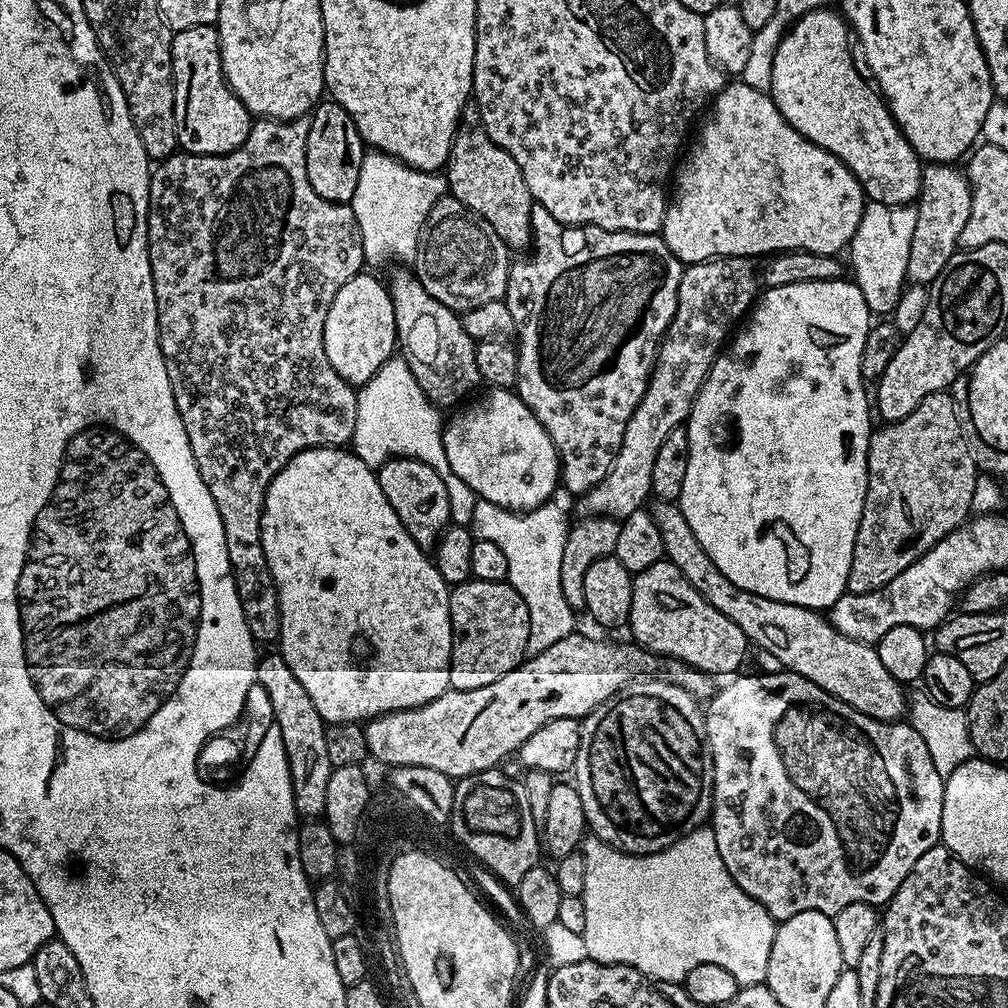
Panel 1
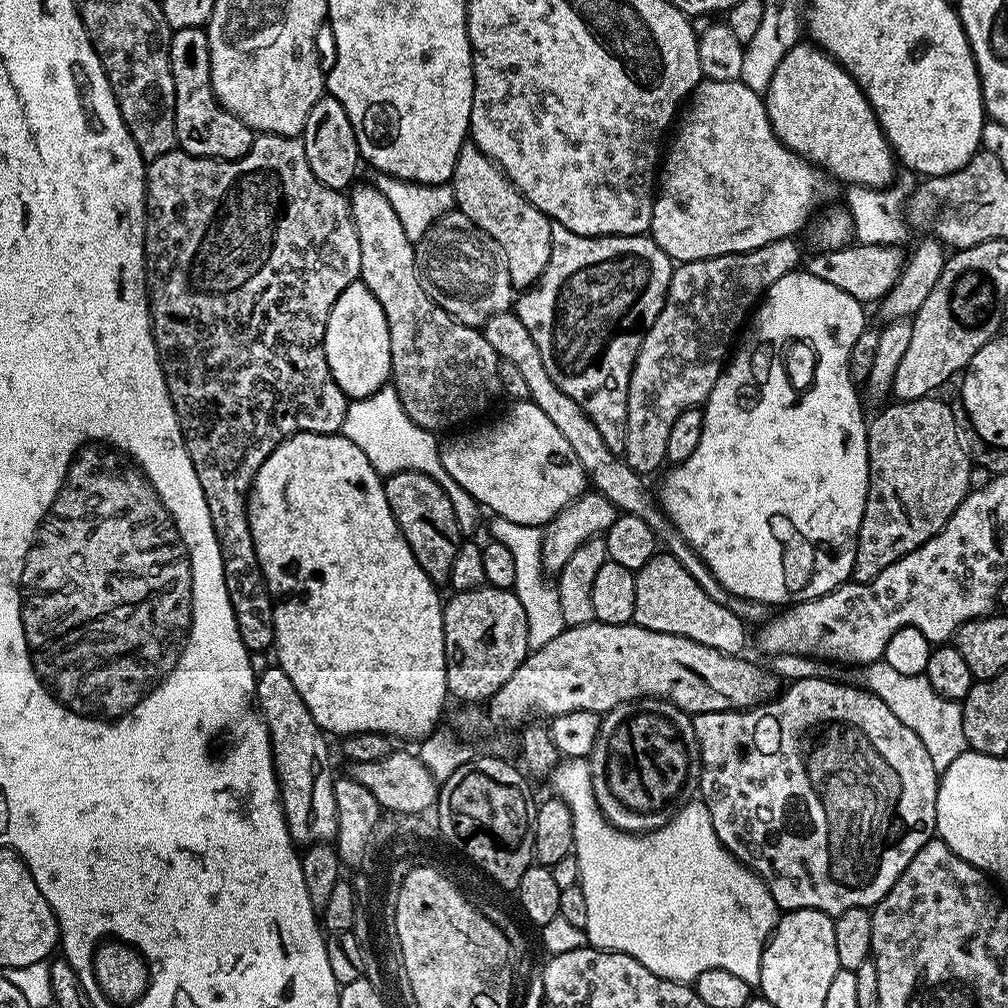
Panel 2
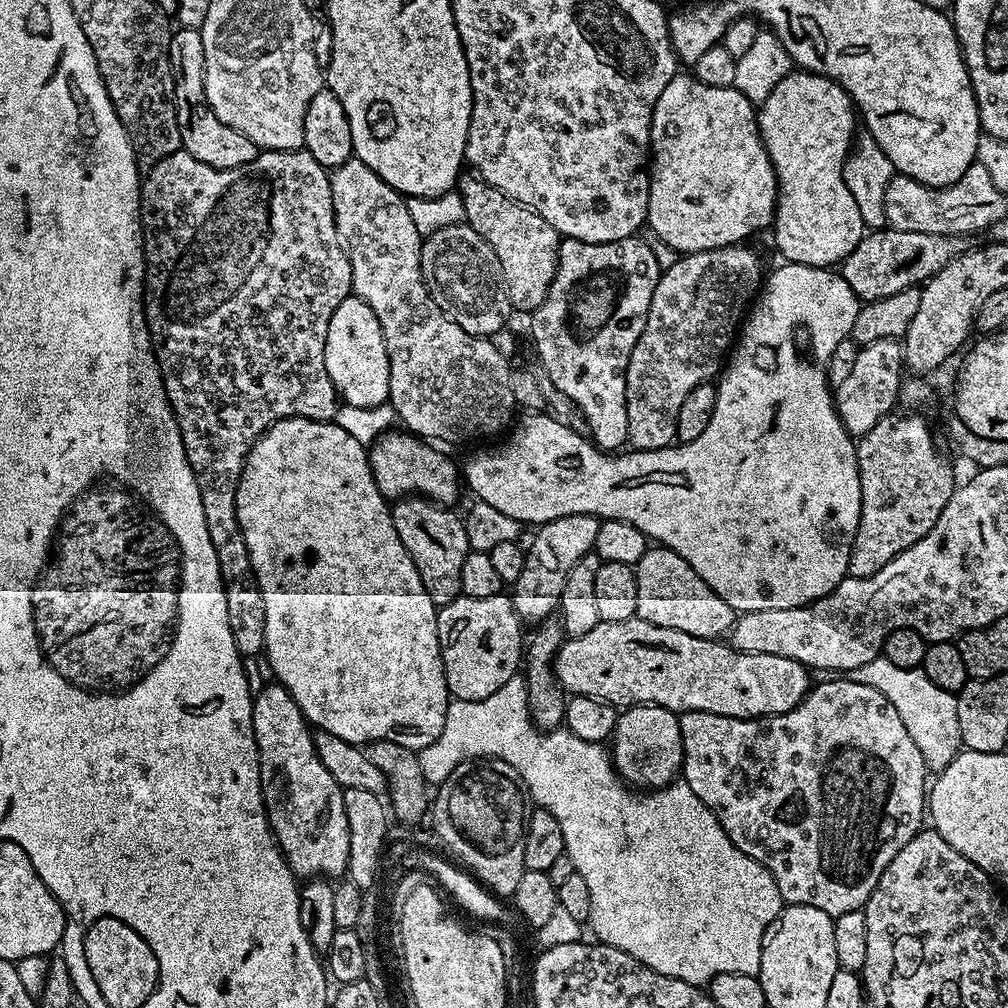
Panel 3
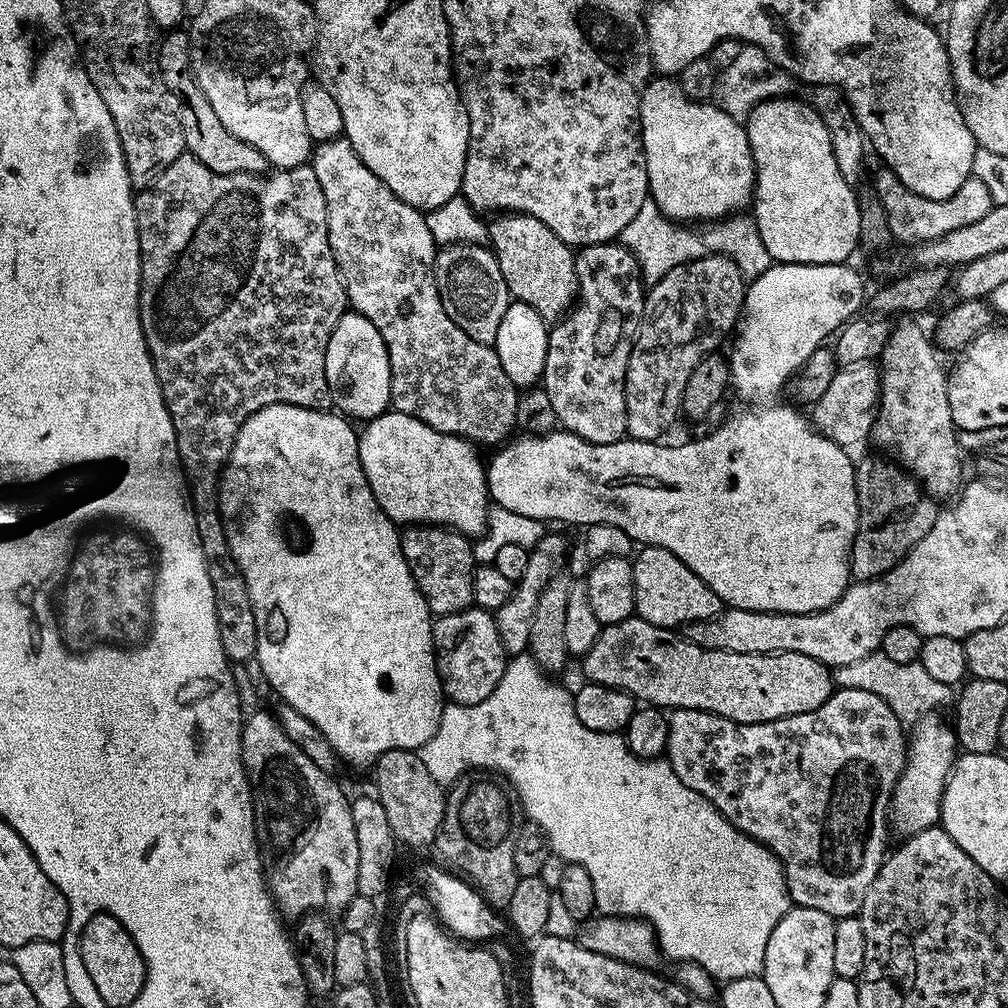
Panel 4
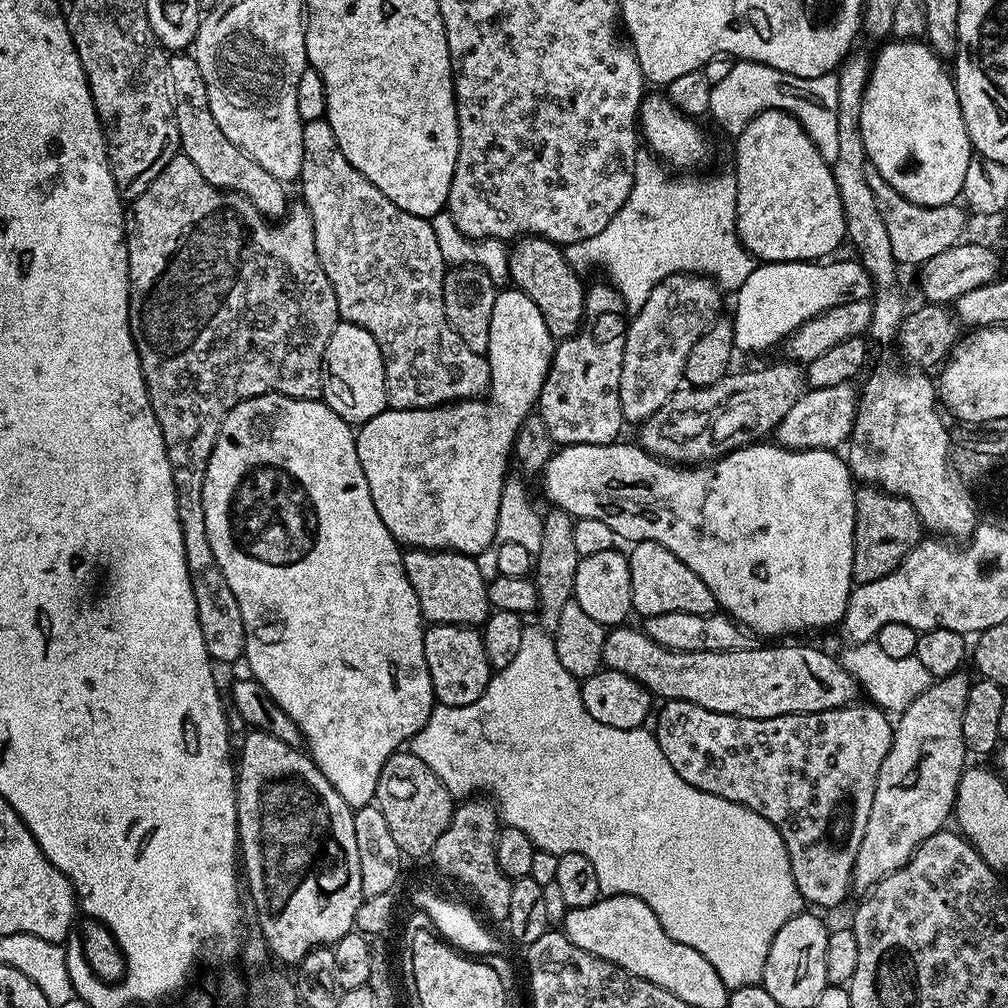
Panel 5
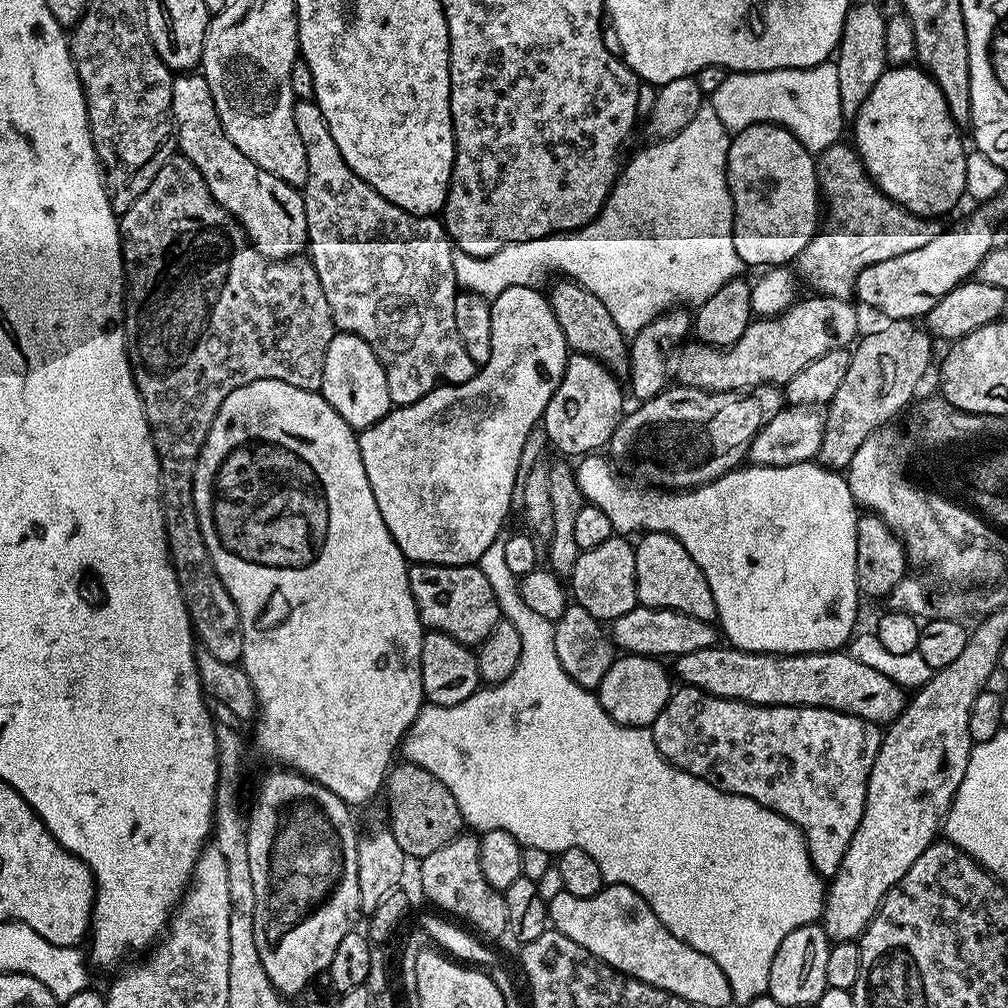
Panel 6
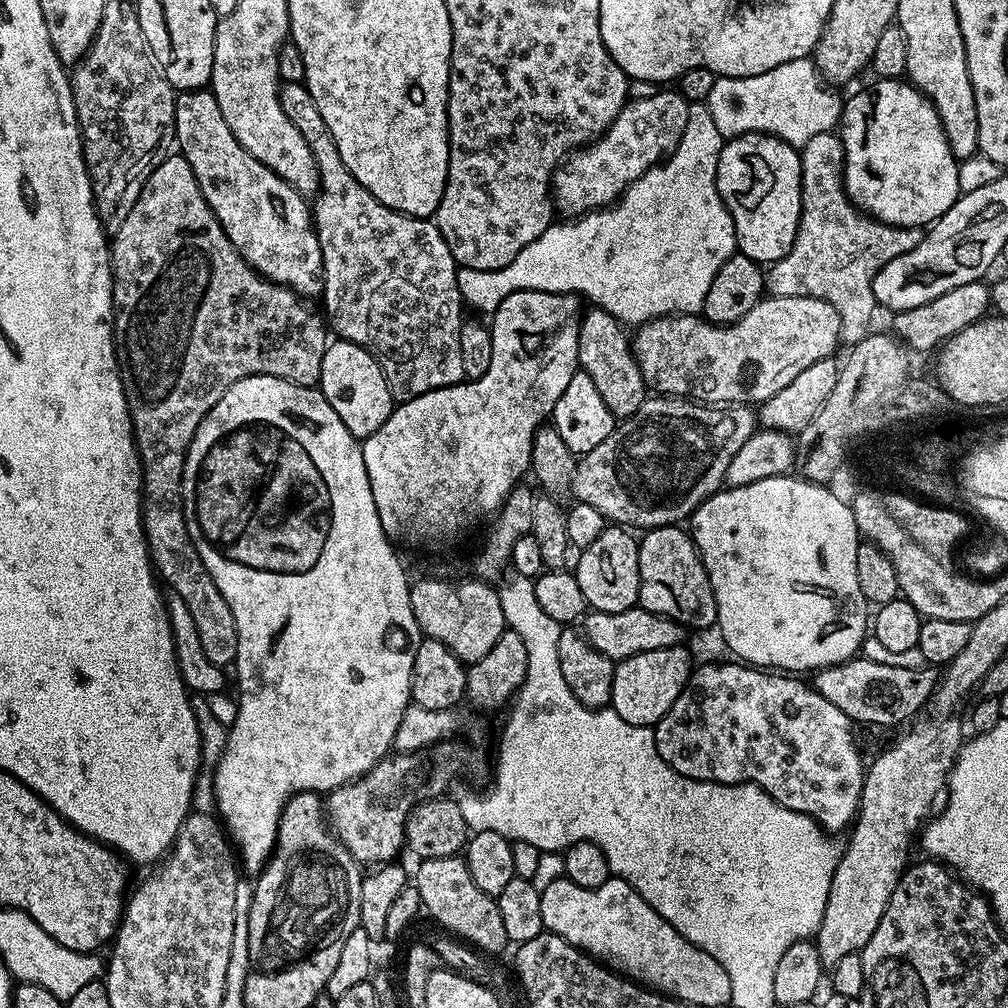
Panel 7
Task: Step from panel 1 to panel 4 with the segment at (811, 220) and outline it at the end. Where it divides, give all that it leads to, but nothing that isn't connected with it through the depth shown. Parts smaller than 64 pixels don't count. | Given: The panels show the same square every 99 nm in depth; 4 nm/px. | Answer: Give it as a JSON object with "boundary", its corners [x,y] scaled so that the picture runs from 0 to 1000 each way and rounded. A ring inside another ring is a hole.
{"boundary":[[[655,73],[643,80],[641,89],[637,93],[635,102],[635,136],[637,145],[641,153],[641,173],[643,174],[643,192],[646,201],[653,204],[653,208],[662,218],[672,220],[690,220],[687,218],[698,218],[694,220],[709,220],[719,217],[727,212],[734,212],[739,209],[738,206],[747,201],[748,188],[750,185],[750,163],[746,160],[746,150],[742,140],[742,128],[737,122],[734,123],[727,112],[722,111],[717,105],[710,101],[700,99],[689,99],[688,95],[683,95],[681,89],[675,84],[674,78],[668,77],[663,73]]]}

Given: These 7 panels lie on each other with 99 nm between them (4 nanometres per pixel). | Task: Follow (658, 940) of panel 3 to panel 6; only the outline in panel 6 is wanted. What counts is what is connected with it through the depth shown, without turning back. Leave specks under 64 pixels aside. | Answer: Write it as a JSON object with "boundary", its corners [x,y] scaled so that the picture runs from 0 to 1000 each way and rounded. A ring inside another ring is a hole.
{"boundary":[[[499,535],[486,538],[486,546],[478,550],[475,563],[478,569],[482,569],[482,577],[492,590],[492,596],[496,602],[496,610],[504,615],[514,625],[517,633],[517,649],[514,653],[514,661],[510,661],[510,669],[502,673],[502,677],[477,682],[462,696],[454,696],[454,700],[435,700],[434,698],[422,697],[416,708],[411,712],[411,716],[405,721],[405,727],[399,735],[400,753],[407,758],[414,758],[415,761],[422,762],[427,768],[438,774],[438,779],[450,790],[454,796],[461,818],[473,826],[479,827],[487,821],[490,823],[502,823],[502,827],[510,827],[510,831],[517,839],[525,841],[534,839],[534,843],[542,843],[549,847],[555,847],[572,841],[581,843],[589,855],[593,855],[593,863],[597,863],[597,871],[600,878],[620,877],[622,881],[627,881],[633,888],[649,903],[649,907],[677,935],[681,935],[688,942],[700,946],[720,966],[724,974],[726,991],[734,998],[740,998],[748,990],[759,987],[764,974],[764,954],[768,946],[772,946],[772,938],[776,938],[776,931],[784,927],[784,923],[792,923],[792,919],[809,917],[816,910],[817,891],[819,888],[818,874],[812,866],[806,862],[802,840],[798,834],[798,828],[794,825],[794,820],[756,800],[739,790],[724,788],[704,780],[698,774],[688,772],[681,768],[675,762],[663,757],[655,749],[651,738],[647,734],[646,722],[618,722],[613,716],[609,716],[599,707],[599,701],[595,698],[594,689],[590,686],[573,681],[558,665],[558,657],[554,657],[554,649],[550,646],[550,625],[551,618],[538,609],[533,609],[518,597],[518,589],[514,582],[514,572],[506,569],[502,563],[501,553],[502,542]]]}

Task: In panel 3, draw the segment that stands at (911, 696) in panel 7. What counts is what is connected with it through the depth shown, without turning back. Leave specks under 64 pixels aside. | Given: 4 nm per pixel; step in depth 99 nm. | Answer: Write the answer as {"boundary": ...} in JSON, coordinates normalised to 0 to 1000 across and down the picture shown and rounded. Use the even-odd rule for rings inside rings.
{"boundary":[[[628,613],[617,617],[596,615],[576,631],[561,634],[552,650],[552,676],[561,688],[584,690],[612,700],[652,698],[672,708],[677,706],[703,706],[727,710],[733,714],[748,714],[755,710],[775,710],[791,702],[804,682],[803,664],[788,657],[788,653],[772,653],[772,649],[740,649],[730,647],[713,634],[697,635],[677,625],[649,621]]]}

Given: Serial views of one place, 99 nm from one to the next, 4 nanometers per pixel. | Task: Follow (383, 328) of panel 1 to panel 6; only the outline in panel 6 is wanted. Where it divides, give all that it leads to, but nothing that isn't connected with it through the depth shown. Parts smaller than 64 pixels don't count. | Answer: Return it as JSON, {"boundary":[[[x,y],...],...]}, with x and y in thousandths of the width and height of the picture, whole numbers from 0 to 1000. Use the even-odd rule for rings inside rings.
{"boundary":[[[334,328],[323,347],[323,359],[316,388],[321,398],[351,427],[374,421],[390,404],[383,383],[383,371],[369,344],[346,329]]]}

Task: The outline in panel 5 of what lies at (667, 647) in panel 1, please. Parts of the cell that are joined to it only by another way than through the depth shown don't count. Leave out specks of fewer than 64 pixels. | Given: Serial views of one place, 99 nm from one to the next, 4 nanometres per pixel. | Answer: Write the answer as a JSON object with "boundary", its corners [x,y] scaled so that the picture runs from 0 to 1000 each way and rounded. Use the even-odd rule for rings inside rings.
{"boundary":[[[648,536],[630,537],[628,548],[623,552],[625,562],[625,577],[627,578],[627,605],[635,613],[649,609],[680,607],[681,609],[704,609],[711,606],[712,600],[704,581],[681,562],[668,548],[661,546]]]}

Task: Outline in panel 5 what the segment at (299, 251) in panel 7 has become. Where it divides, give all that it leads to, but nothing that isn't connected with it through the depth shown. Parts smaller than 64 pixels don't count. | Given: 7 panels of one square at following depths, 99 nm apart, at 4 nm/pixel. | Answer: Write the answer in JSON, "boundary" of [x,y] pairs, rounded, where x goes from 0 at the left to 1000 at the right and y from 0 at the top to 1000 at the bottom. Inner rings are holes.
{"boundary":[[[175,54],[168,59],[167,76],[171,78],[171,96],[175,98],[175,120],[179,134],[179,147],[182,154],[196,165],[196,173],[208,181],[208,185],[220,187],[223,190],[241,192],[257,210],[266,216],[278,216],[287,209],[286,190],[283,180],[272,177],[272,173],[260,169],[252,157],[248,157],[239,147],[232,145],[220,129],[216,129],[216,121],[212,121],[212,113],[206,104],[204,81],[200,77],[200,69],[196,69],[193,55]]]}

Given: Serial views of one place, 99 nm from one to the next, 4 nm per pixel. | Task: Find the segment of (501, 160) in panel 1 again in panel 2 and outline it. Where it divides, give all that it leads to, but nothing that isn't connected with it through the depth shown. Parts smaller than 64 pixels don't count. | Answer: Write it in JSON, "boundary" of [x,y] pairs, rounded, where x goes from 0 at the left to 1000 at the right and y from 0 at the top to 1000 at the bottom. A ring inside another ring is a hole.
{"boundary":[[[462,141],[458,145],[446,182],[450,188],[451,205],[455,210],[462,212],[470,224],[486,232],[486,236],[498,244],[509,287],[527,286],[538,268],[542,268],[542,260],[546,260],[549,219],[538,212],[538,208],[530,205],[510,186],[503,173],[486,156],[478,153],[470,142]]]}

